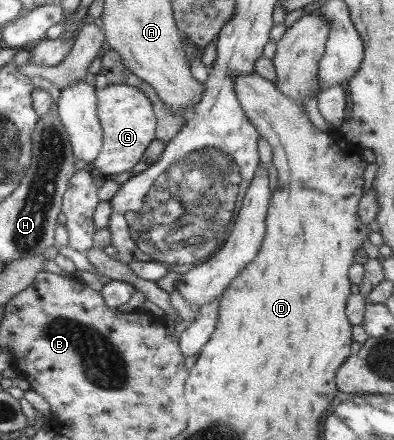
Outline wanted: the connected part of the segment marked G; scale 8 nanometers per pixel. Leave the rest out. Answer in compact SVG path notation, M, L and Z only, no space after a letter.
M108 83L103 88L97 88L96 95L99 100L98 119L103 129L103 146L92 162L104 176L115 177L116 174L131 171L156 139L156 118L146 95L135 87Z

